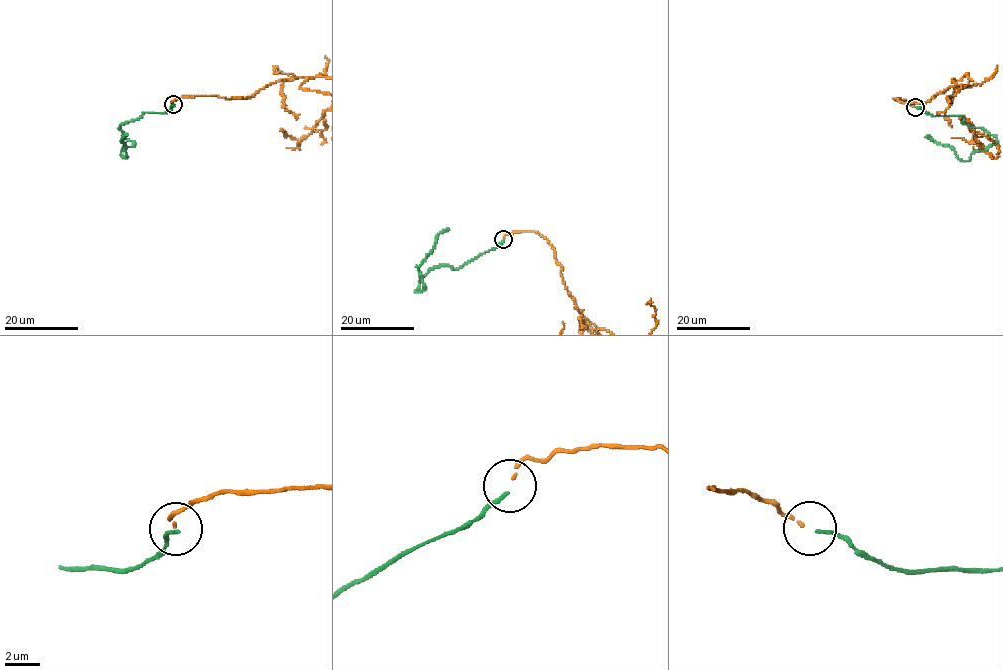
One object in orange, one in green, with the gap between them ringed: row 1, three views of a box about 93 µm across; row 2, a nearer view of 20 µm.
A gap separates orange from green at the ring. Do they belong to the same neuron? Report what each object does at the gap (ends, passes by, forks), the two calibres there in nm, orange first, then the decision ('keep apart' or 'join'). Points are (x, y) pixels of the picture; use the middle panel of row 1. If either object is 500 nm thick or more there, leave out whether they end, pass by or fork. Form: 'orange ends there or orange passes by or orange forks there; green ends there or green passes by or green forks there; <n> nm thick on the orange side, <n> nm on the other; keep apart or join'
orange ends there; green ends there; 140 nm thick on the orange side, 200 nm on the other; join

